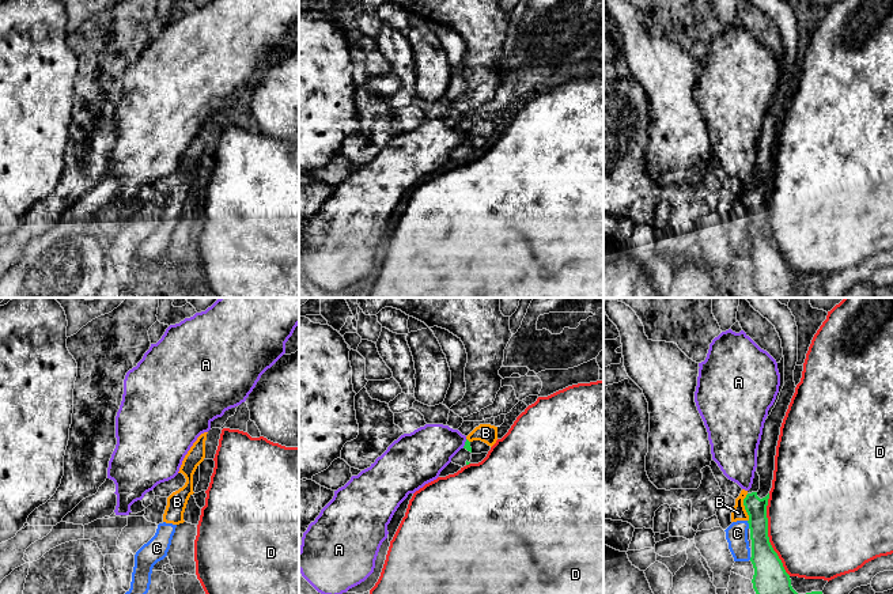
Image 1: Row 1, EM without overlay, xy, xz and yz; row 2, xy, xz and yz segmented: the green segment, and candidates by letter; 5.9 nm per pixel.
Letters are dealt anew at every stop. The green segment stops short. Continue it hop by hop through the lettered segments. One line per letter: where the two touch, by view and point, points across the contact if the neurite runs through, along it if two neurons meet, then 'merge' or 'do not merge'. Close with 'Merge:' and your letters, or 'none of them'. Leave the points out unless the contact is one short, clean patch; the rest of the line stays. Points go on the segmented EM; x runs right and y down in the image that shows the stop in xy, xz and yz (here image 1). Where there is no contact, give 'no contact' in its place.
A: meets green in xz at (465, 443); border along xz (466, 439), (462, 447); do not merge
B: meets green in yz at (745, 507); border along yz (746, 494), (744, 509), (748, 514), (748, 521); do not merge
C: meets green in yz at (749, 525); border along yz (746, 521), (749, 528); do not merge
D: meets green in yz at (767, 534); do not merge
Merge: none of them

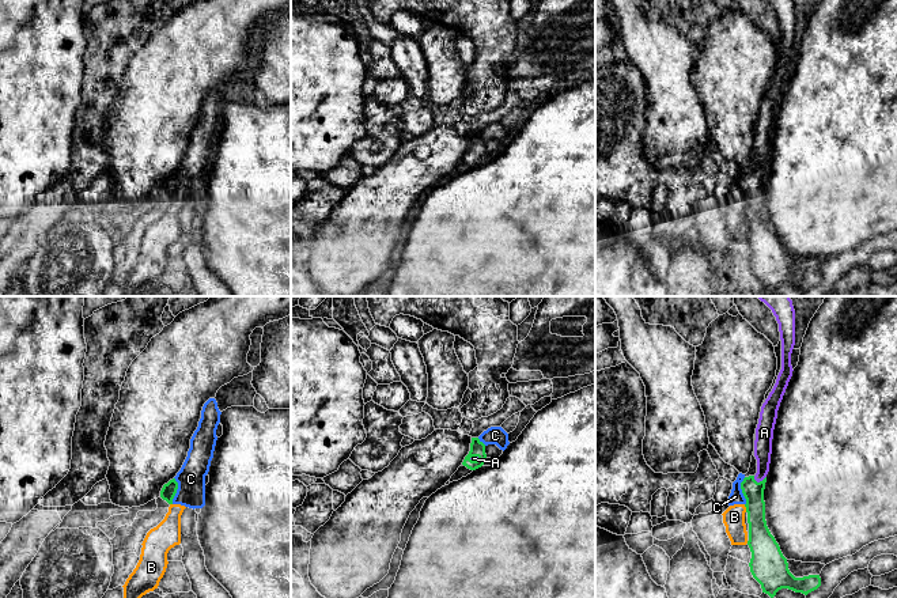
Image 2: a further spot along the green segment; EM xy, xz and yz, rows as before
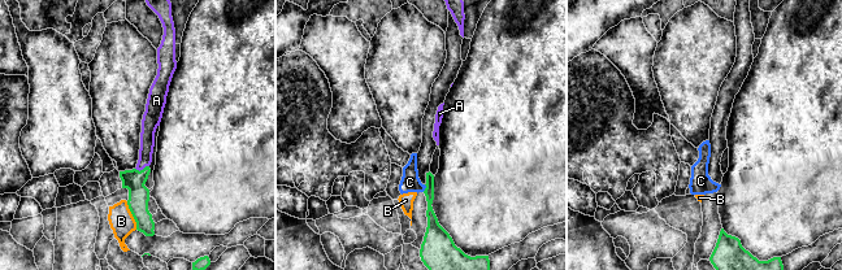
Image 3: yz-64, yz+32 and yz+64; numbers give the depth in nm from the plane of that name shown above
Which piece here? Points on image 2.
A: meets green in yz at (760, 481); runs through yz (753, 491), (760, 481), (763, 445); merge
B: meets green in yz at (746, 508); border along yz (744, 504), (746, 511); do not merge
C: meets green in yz at (742, 491); border along yz (744, 477), (741, 492), (745, 498), (745, 504); do not merge
Merge: A

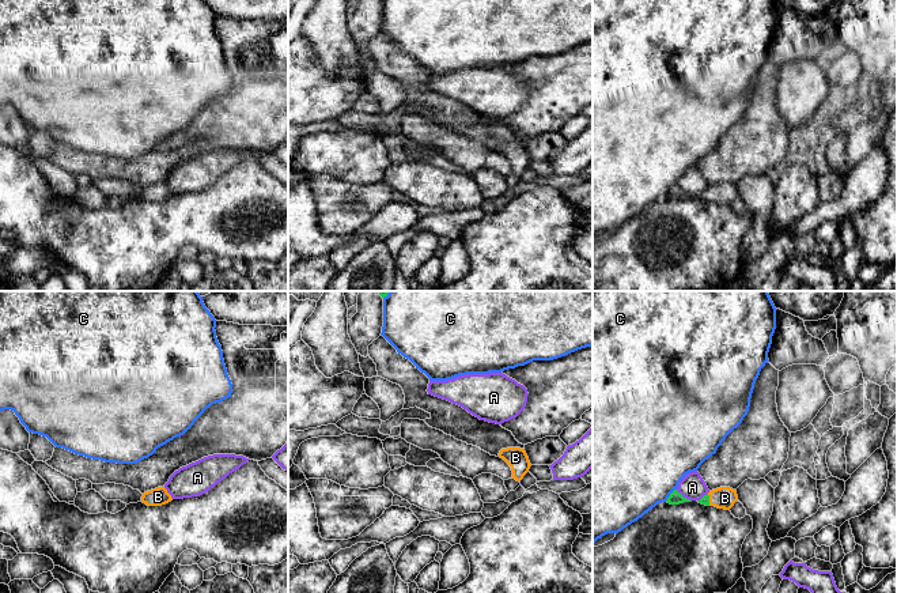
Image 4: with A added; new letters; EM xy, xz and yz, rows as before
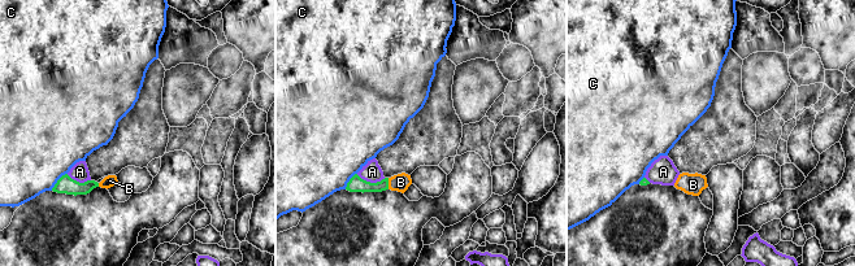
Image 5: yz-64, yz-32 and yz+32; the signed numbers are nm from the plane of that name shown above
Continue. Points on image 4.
A: meets green in yz at (682, 497); border along yz (676, 490), (691, 501); do not merge
B: meets green in yz at (708, 499); runs through yz (706, 499), (708, 499), (725, 498); merge
C: meets green in yz at (670, 495); do not merge
Merge: B

